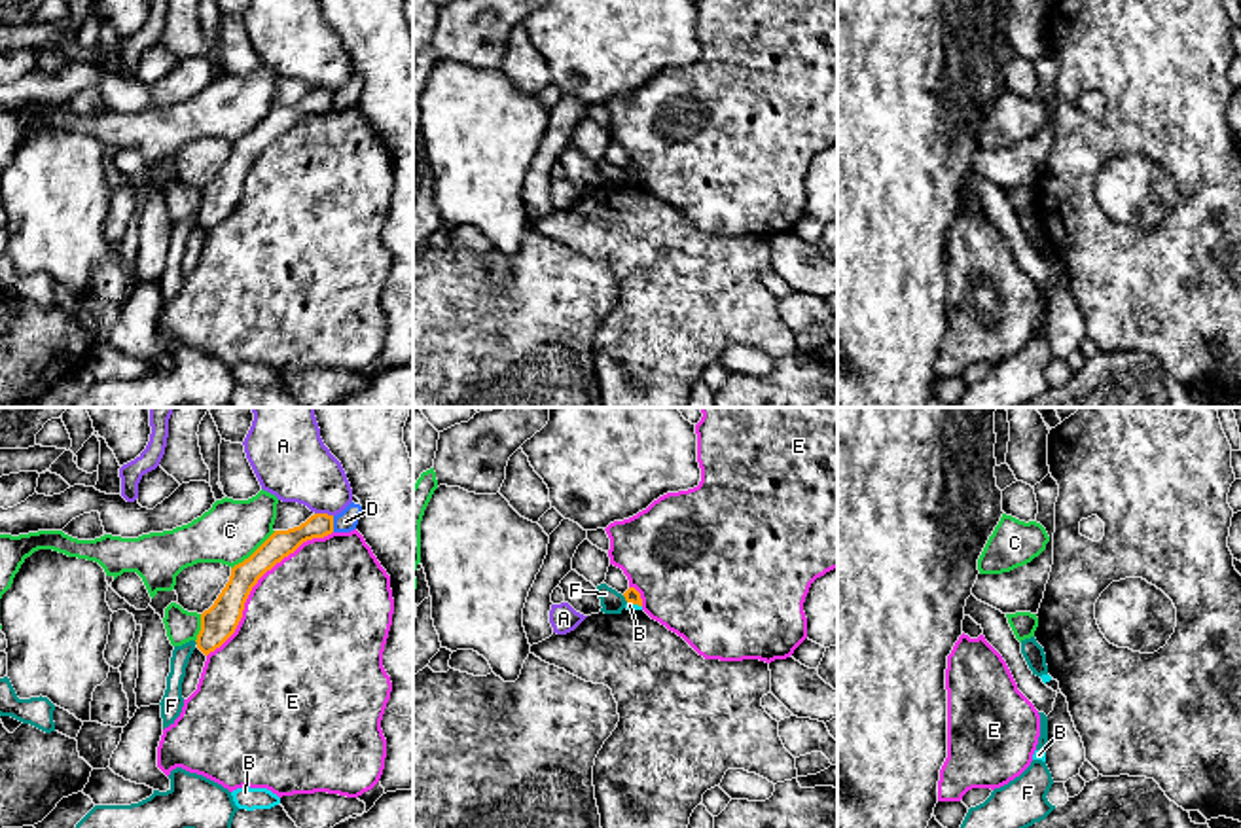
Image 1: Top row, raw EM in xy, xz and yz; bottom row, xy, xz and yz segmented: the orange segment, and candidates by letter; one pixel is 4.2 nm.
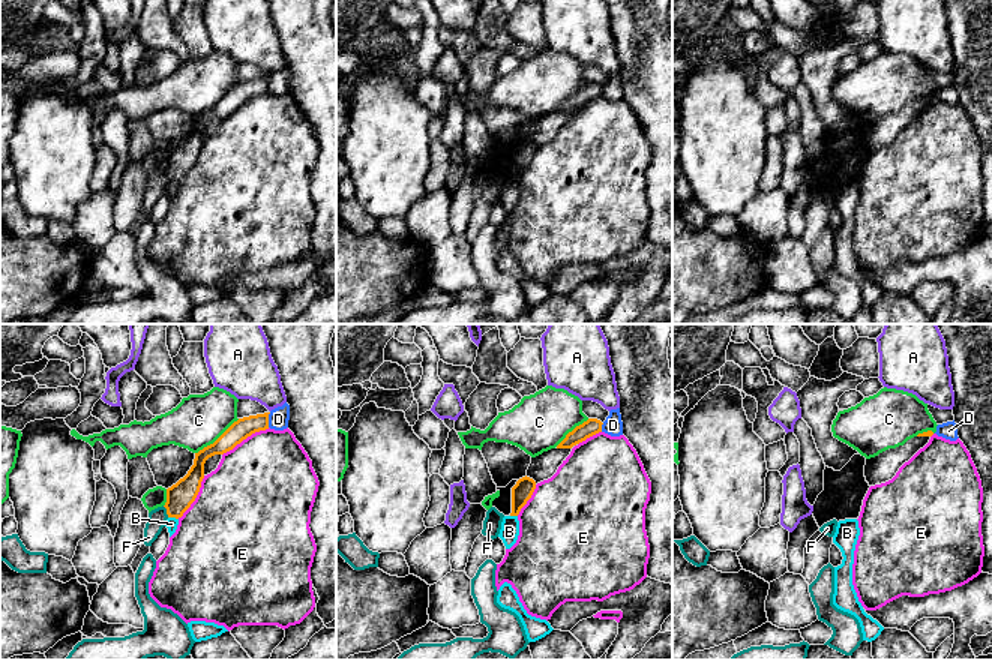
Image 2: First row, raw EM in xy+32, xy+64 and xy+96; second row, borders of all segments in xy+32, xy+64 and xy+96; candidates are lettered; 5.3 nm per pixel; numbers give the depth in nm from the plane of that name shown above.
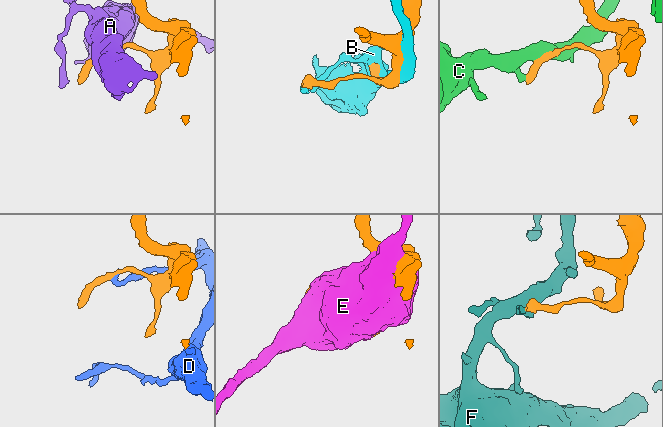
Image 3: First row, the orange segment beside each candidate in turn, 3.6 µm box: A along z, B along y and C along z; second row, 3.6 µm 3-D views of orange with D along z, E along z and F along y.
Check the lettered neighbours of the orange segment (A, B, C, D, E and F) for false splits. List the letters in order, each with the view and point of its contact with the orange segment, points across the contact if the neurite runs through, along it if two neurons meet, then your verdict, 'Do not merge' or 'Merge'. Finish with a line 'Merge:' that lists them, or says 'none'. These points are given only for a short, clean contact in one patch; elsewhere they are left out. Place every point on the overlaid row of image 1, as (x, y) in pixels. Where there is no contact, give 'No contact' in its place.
A: Touches orange at xy (324, 514). Boundary: xy (315, 512), (332, 516). Do not merge
B: Touches orange at xz (635, 603). Do not merge
C: Touches orange at xy (254, 552). Do not merge
D: Touches orange at xy (332, 523). Boundary: xy (332, 516), (334, 531). Do not merge
E: Touches orange at xy (256, 582). Do not merge
F: Touches orange at xz (626, 599). Boundary: xz (622, 595), (628, 601). Do not merge
Merge: none

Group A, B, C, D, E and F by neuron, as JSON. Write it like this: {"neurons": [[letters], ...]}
{"neurons": [["A"], ["B"], ["C"], ["D"], ["E"], ["F"]]}

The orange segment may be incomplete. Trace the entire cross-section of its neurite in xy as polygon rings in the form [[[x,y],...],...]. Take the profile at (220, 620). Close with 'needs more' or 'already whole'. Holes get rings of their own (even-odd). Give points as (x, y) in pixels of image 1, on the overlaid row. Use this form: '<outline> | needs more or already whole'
[[[315,513],[299,527],[275,531],[248,559],[231,568],[229,582],[201,614],[197,648],[208,656],[220,648],[237,629],[244,603],[258,580],[284,557],[294,553],[303,542],[324,538],[333,532],[333,515]]] | already whole

